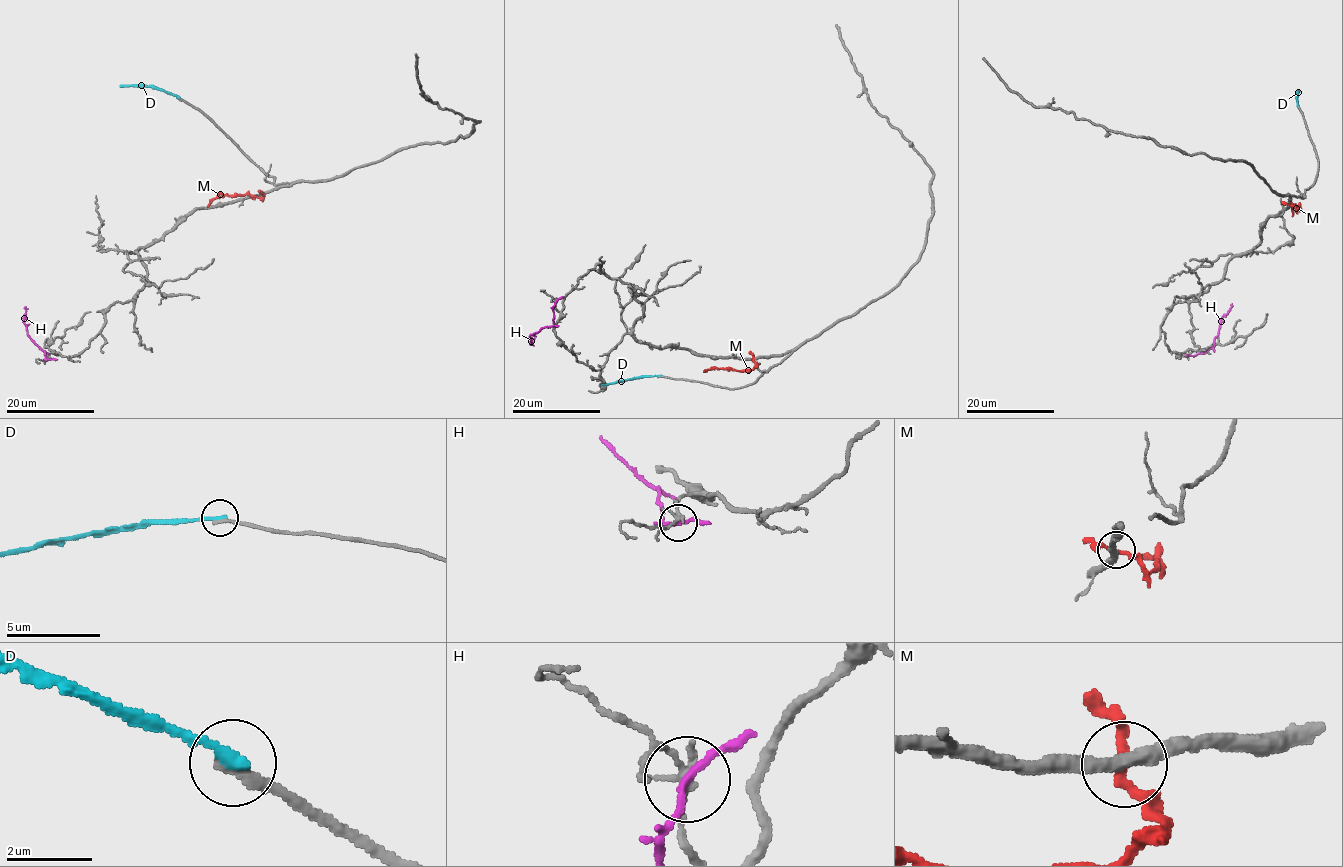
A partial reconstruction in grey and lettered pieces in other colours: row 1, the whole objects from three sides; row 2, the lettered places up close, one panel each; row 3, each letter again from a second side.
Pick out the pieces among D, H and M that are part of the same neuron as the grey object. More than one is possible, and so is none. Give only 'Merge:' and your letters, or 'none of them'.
Merge: none of them

